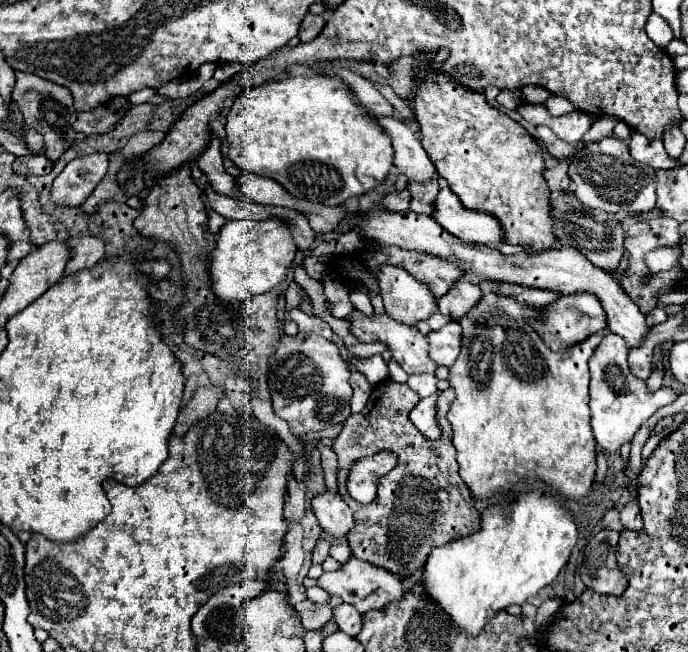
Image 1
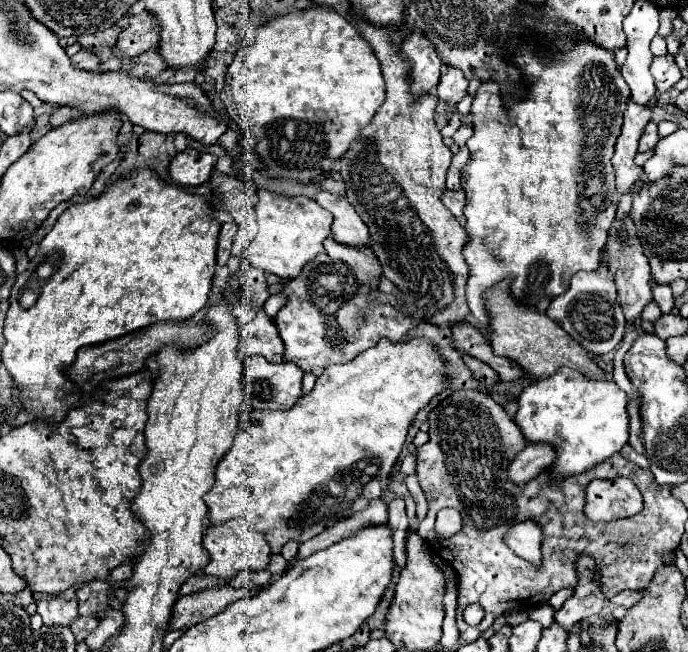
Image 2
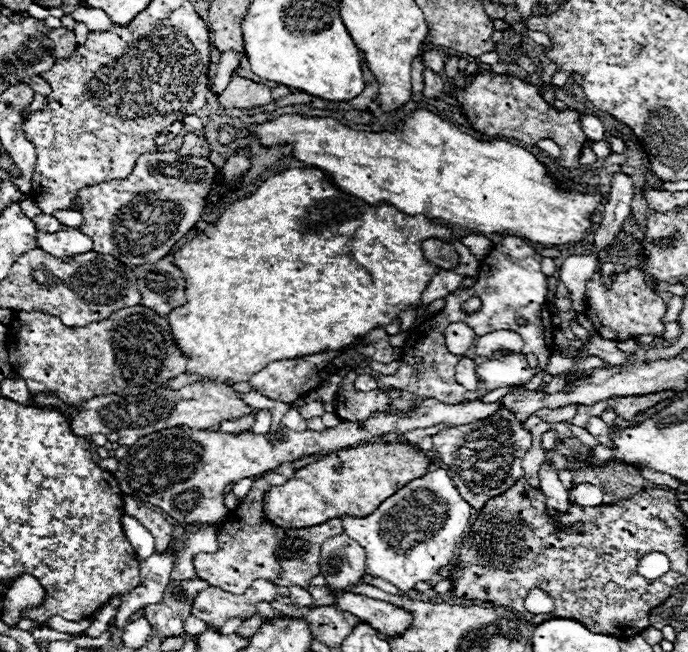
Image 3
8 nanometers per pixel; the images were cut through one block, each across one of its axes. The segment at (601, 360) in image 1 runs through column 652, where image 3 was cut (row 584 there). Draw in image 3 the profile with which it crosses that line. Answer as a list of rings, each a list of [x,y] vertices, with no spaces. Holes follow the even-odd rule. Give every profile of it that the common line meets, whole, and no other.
[[[444,468],[414,478],[364,518],[344,516],[344,532],[366,550],[366,572],[388,580],[402,592],[448,566],[458,544],[462,544],[462,536],[470,532],[470,524],[472,506],[458,494]]]

